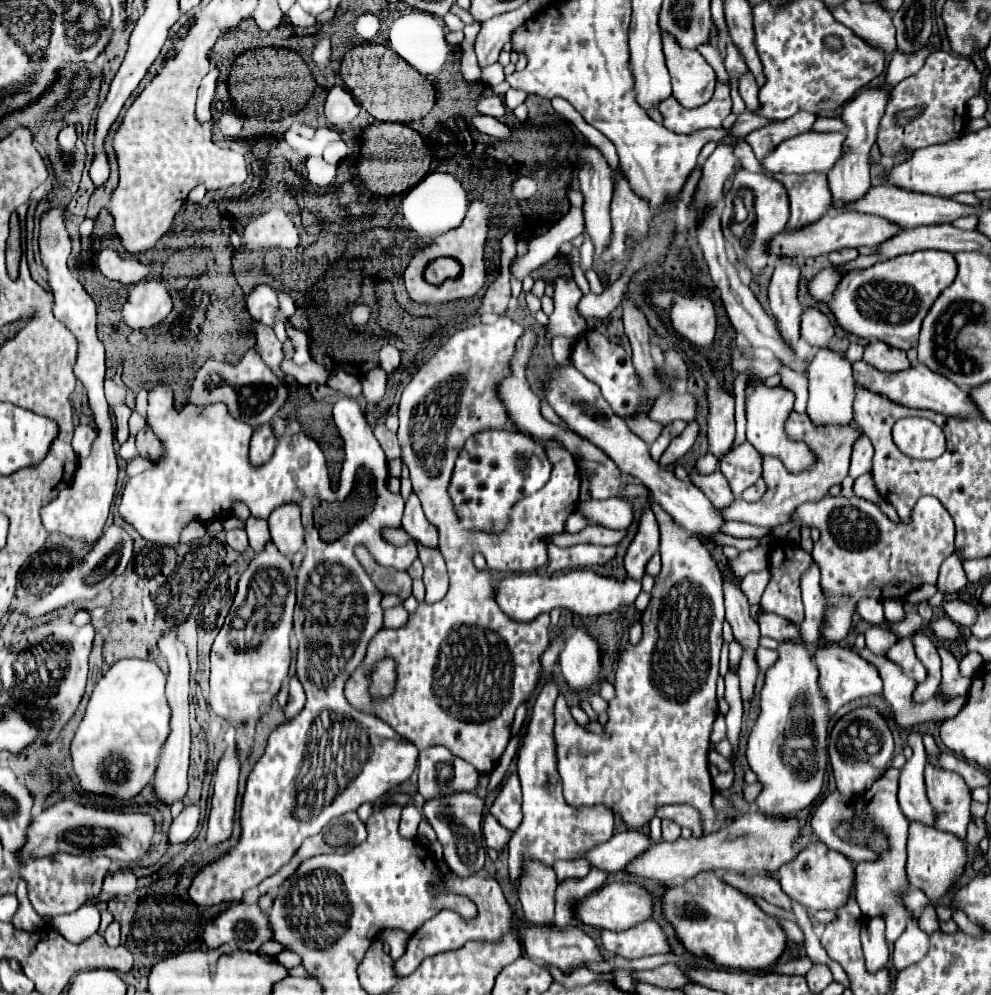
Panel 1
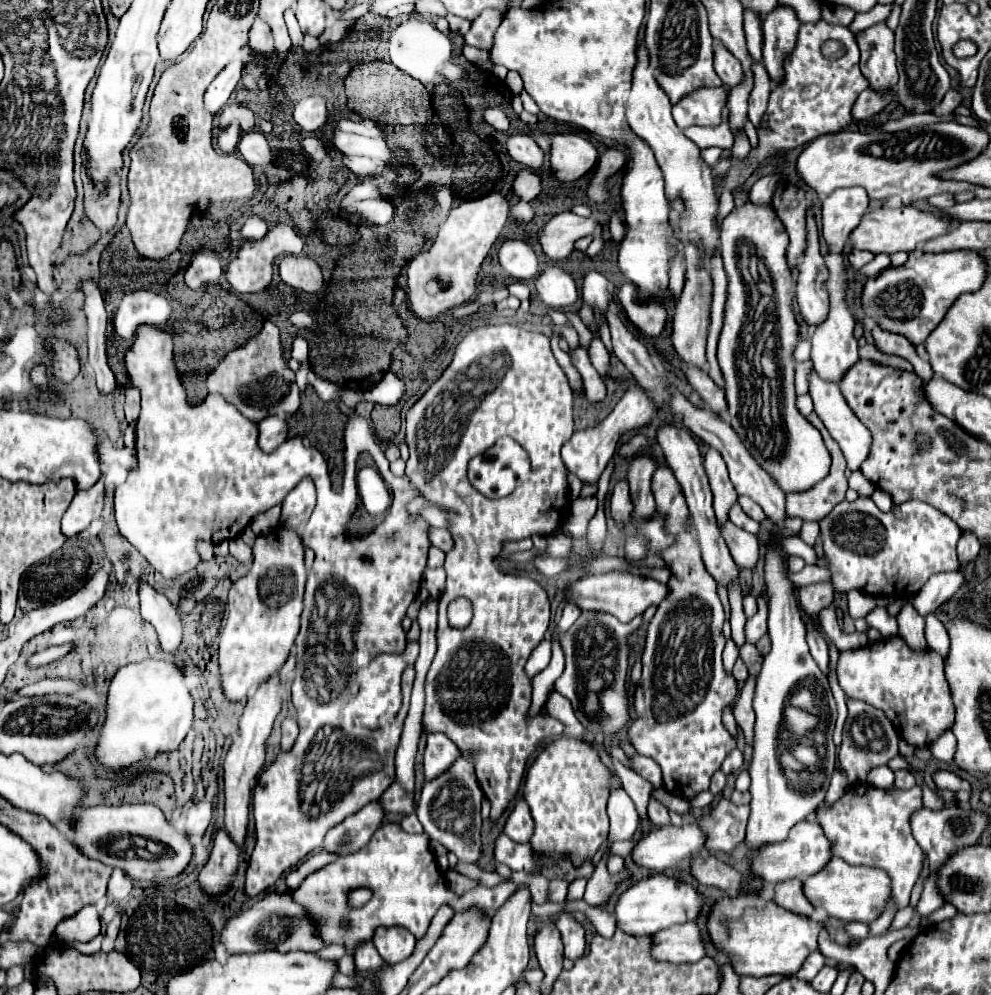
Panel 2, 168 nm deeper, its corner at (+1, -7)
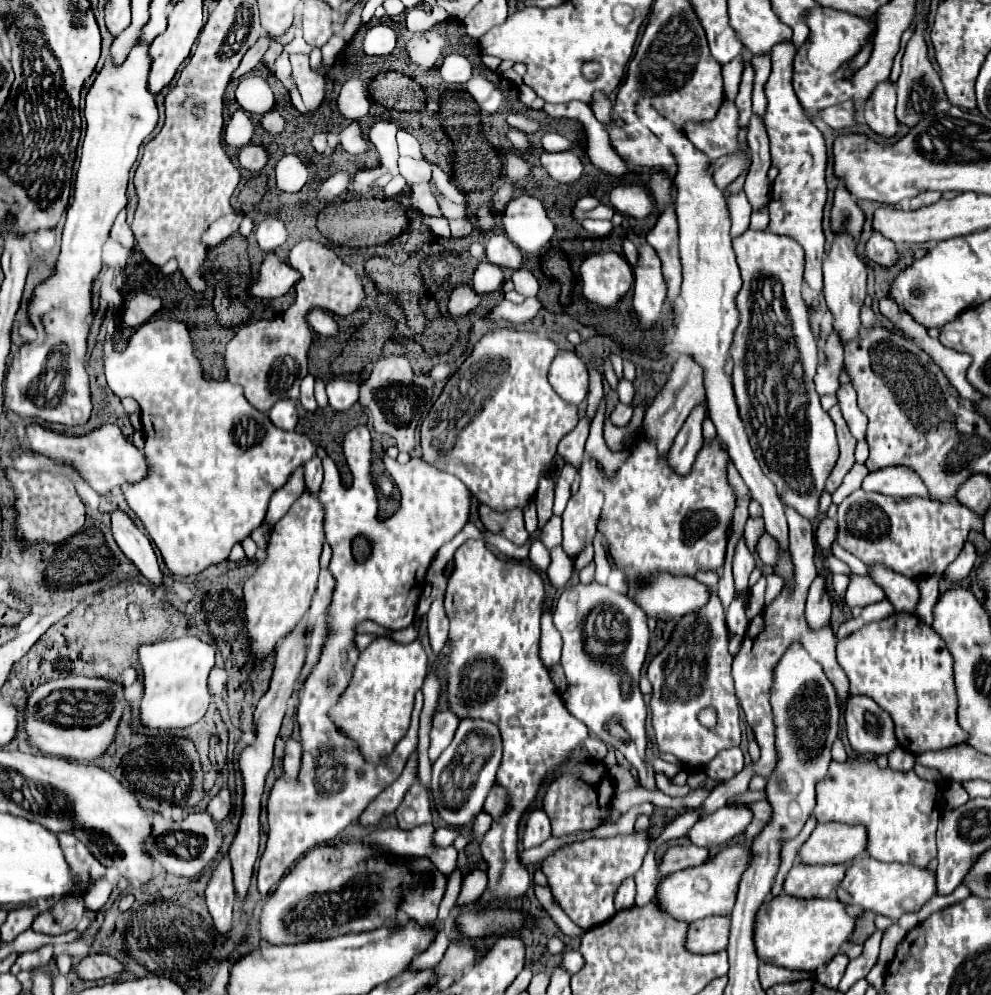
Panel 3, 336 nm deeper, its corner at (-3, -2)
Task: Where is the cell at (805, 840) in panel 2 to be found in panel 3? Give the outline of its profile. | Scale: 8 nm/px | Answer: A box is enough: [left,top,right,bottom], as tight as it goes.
[798,823,866,865]

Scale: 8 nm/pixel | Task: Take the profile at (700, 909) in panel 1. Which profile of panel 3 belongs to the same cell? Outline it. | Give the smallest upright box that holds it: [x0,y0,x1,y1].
[754,895,854,971]

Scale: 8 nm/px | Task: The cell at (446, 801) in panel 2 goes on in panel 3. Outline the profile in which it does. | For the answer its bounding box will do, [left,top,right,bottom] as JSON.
[432,719,502,829]

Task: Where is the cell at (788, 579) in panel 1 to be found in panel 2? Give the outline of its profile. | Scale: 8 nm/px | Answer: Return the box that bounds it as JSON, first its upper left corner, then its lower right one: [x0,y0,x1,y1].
[798,582,834,614]

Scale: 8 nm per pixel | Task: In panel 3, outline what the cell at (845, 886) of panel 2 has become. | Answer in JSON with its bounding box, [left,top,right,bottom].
[836,857,936,921]

